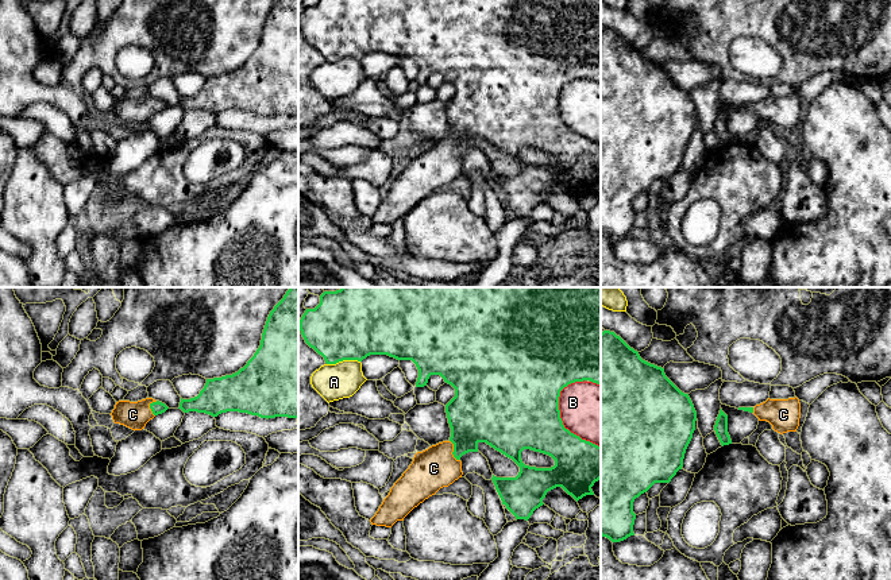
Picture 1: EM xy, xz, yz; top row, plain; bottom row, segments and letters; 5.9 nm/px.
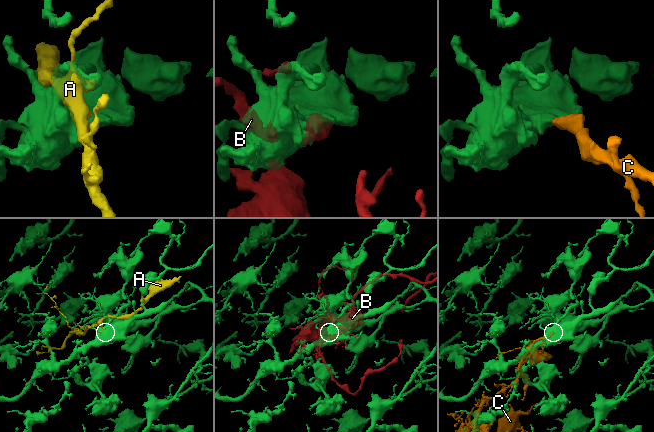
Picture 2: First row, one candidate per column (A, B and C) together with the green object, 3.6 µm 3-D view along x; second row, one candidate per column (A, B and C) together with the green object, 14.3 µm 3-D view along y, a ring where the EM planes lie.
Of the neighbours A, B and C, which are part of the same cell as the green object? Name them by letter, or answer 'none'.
C

